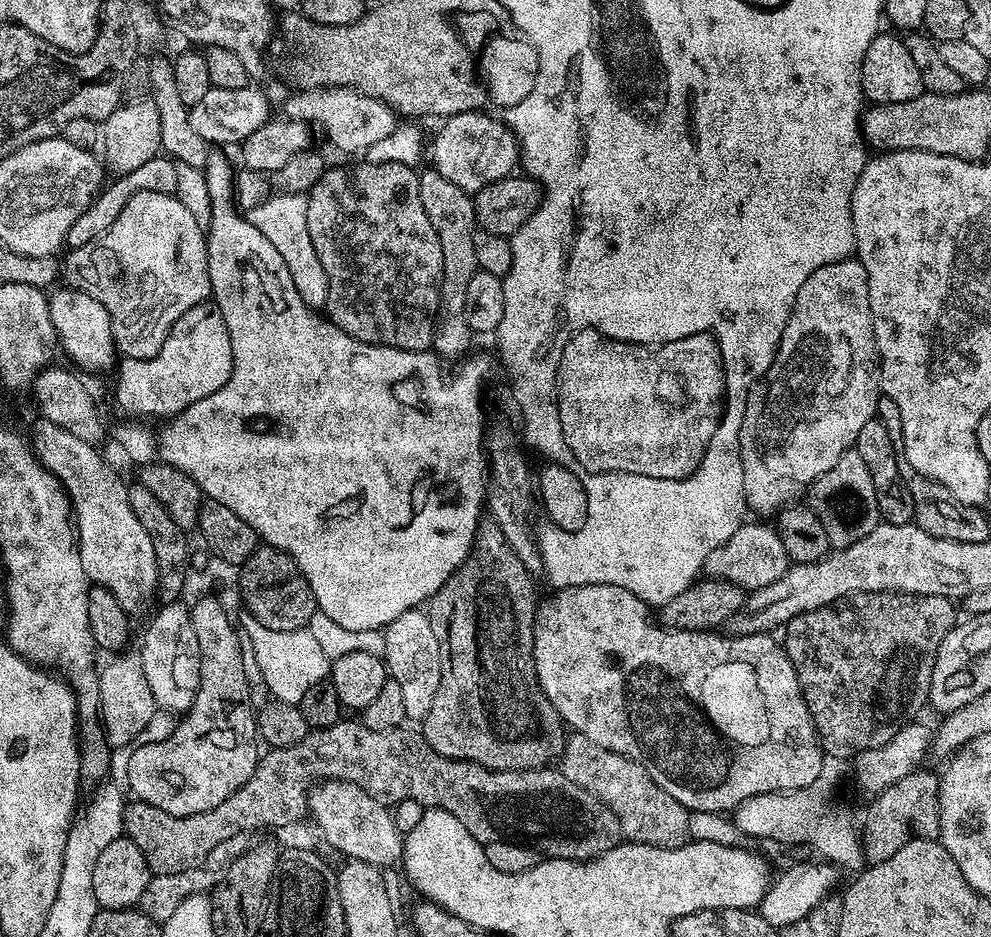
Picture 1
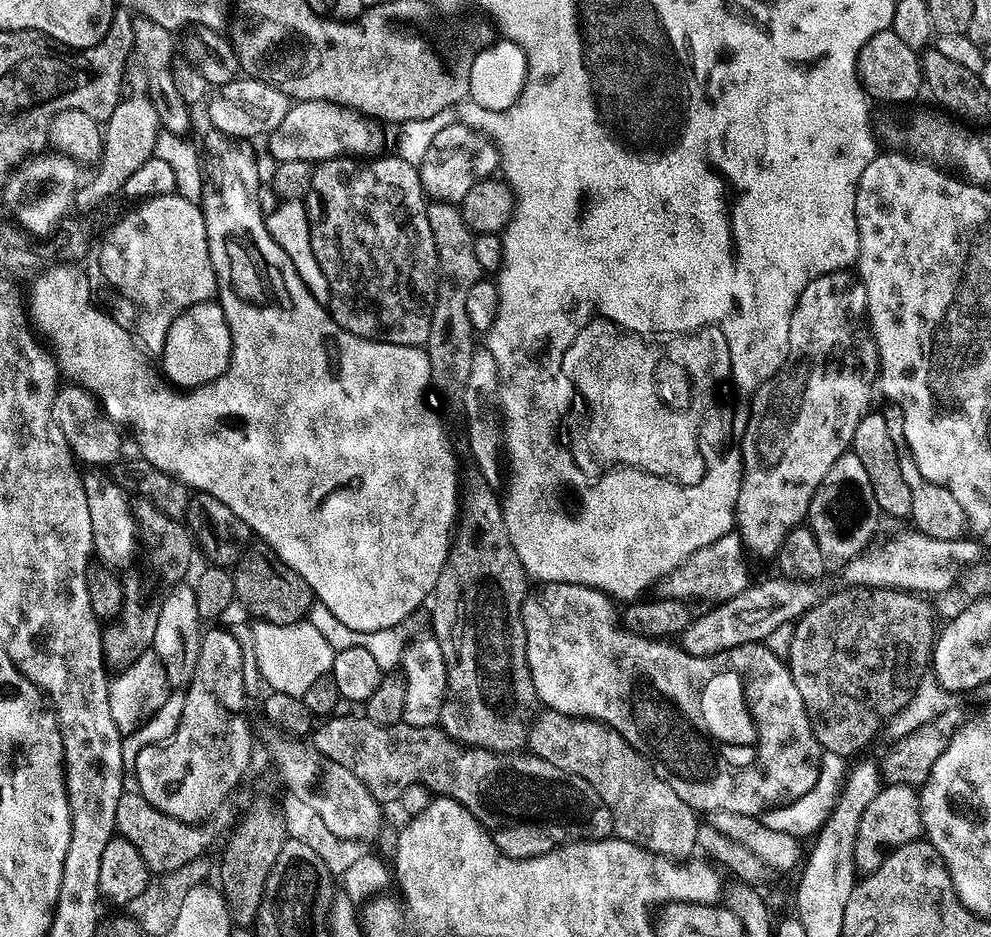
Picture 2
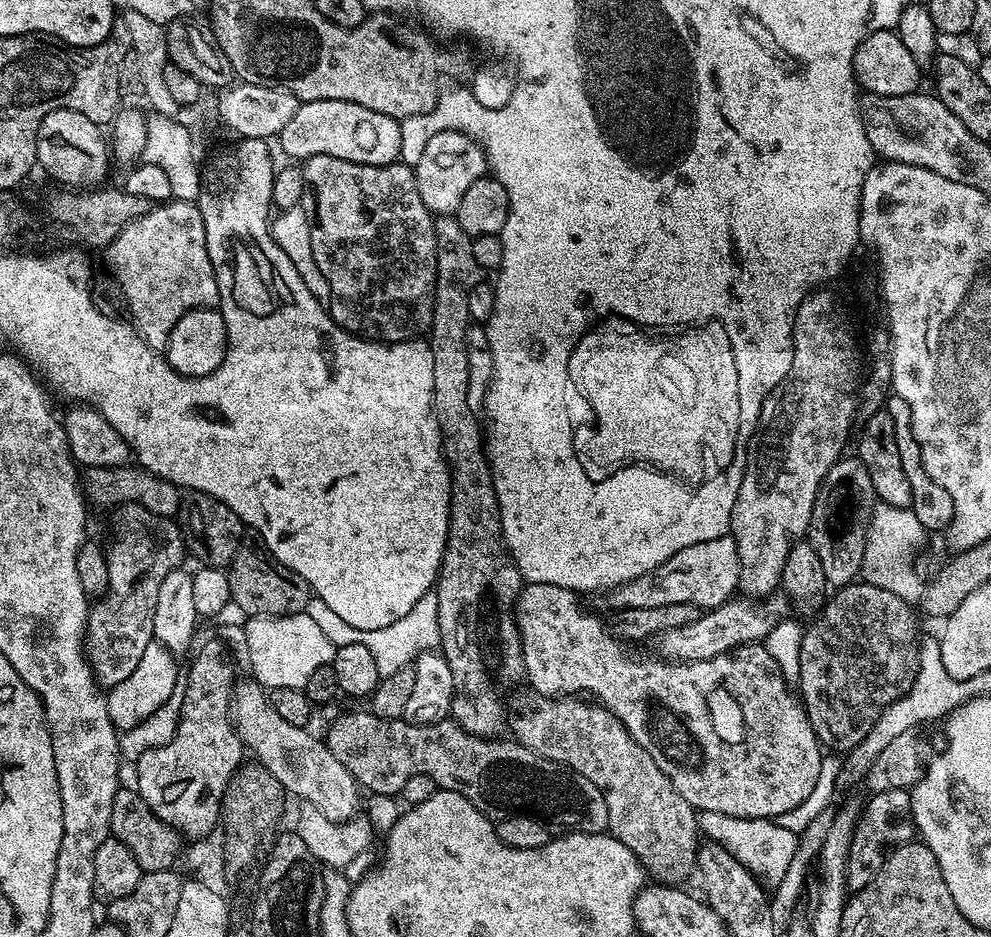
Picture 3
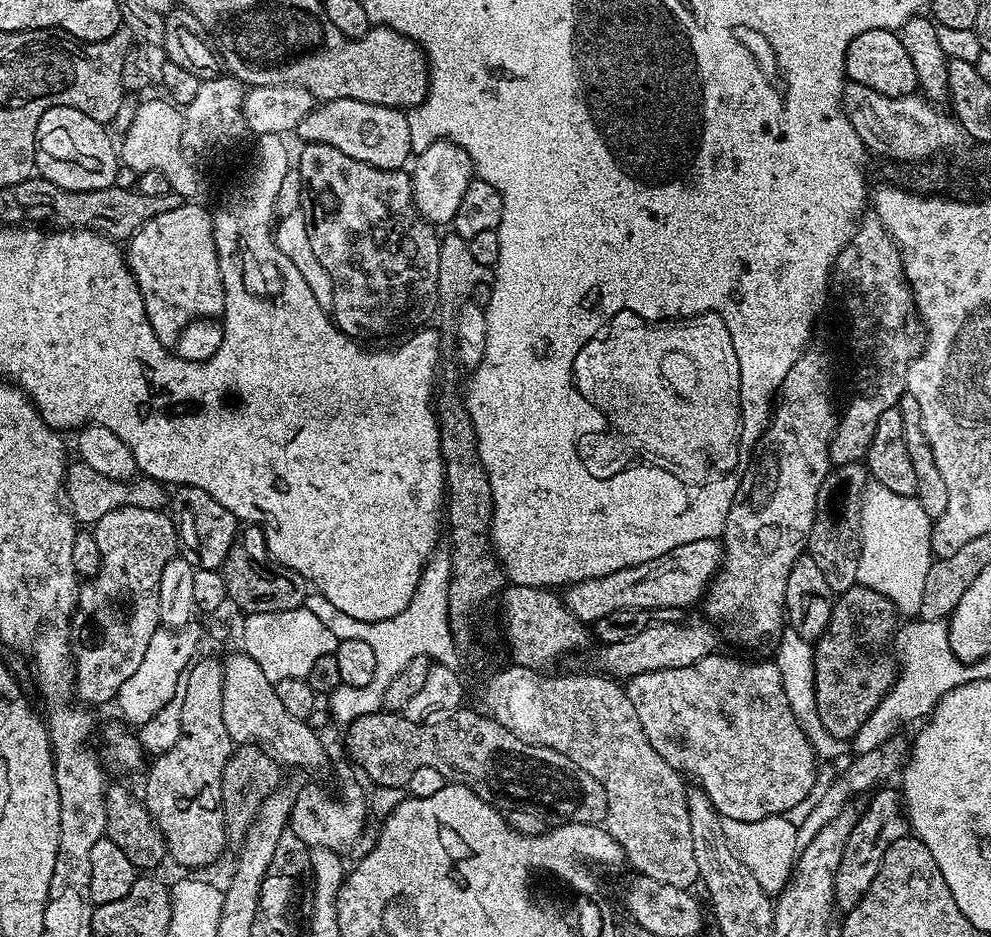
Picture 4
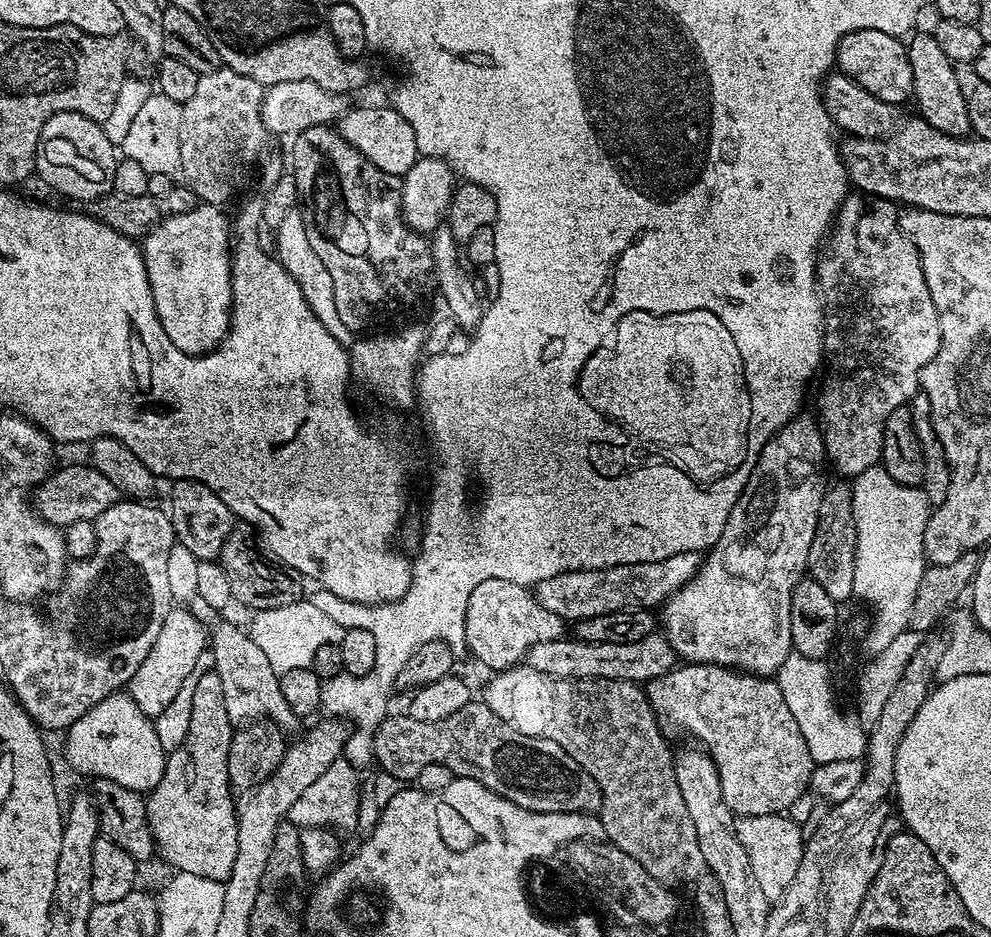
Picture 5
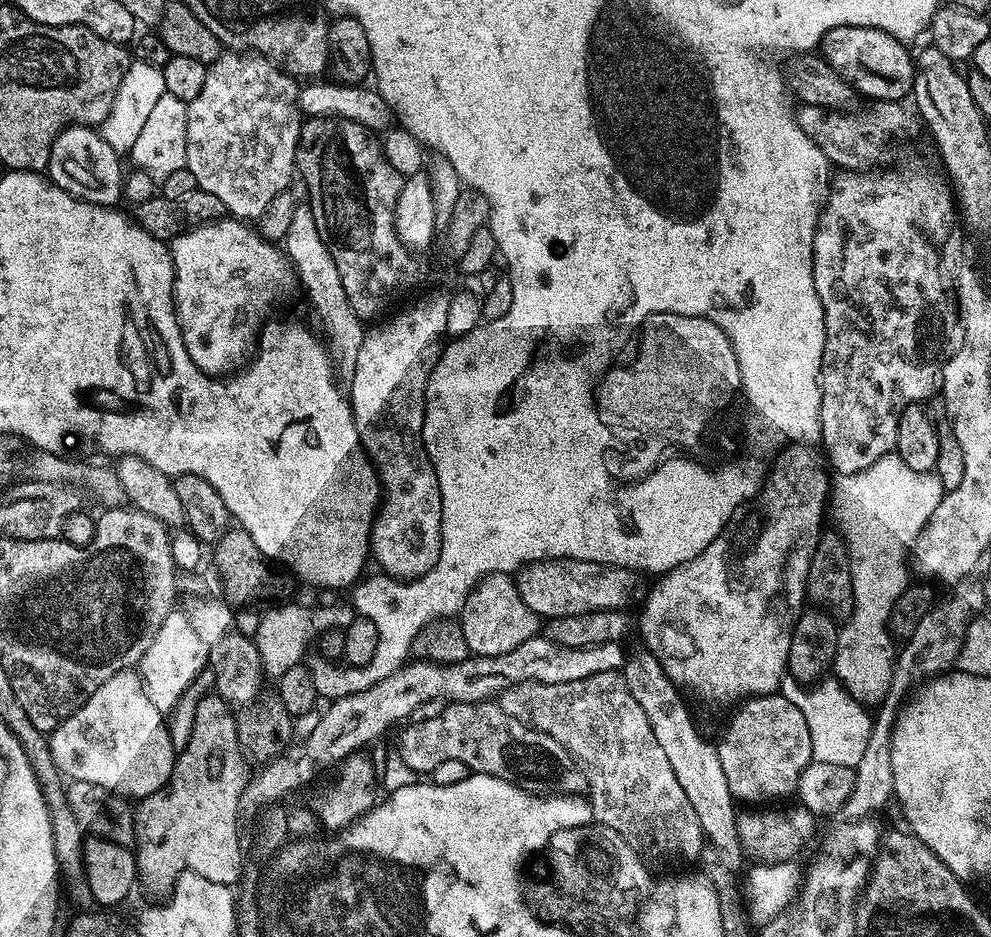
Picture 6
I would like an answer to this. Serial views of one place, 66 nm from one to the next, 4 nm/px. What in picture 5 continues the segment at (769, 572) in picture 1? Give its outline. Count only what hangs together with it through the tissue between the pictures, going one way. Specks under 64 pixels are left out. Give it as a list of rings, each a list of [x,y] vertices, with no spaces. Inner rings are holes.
[[[683,552],[676,554],[674,558],[658,562],[619,564],[613,568],[567,572],[554,578],[546,578],[542,583],[535,585],[534,595],[539,604],[546,606],[546,610],[558,614],[566,622],[594,618],[598,614],[627,612],[630,608],[656,610],[679,588],[686,586],[690,578],[696,576],[701,563],[701,553]]]

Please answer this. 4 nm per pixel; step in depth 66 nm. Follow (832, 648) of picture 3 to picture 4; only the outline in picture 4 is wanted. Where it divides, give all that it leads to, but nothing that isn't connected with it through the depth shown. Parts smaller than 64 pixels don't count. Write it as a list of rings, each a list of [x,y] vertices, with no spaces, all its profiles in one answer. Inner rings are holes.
[[[856,584],[835,597],[830,622],[814,642],[813,664],[818,717],[837,739],[851,741],[896,683],[897,669],[880,668],[880,655],[893,643],[897,628],[898,613],[886,594]]]

